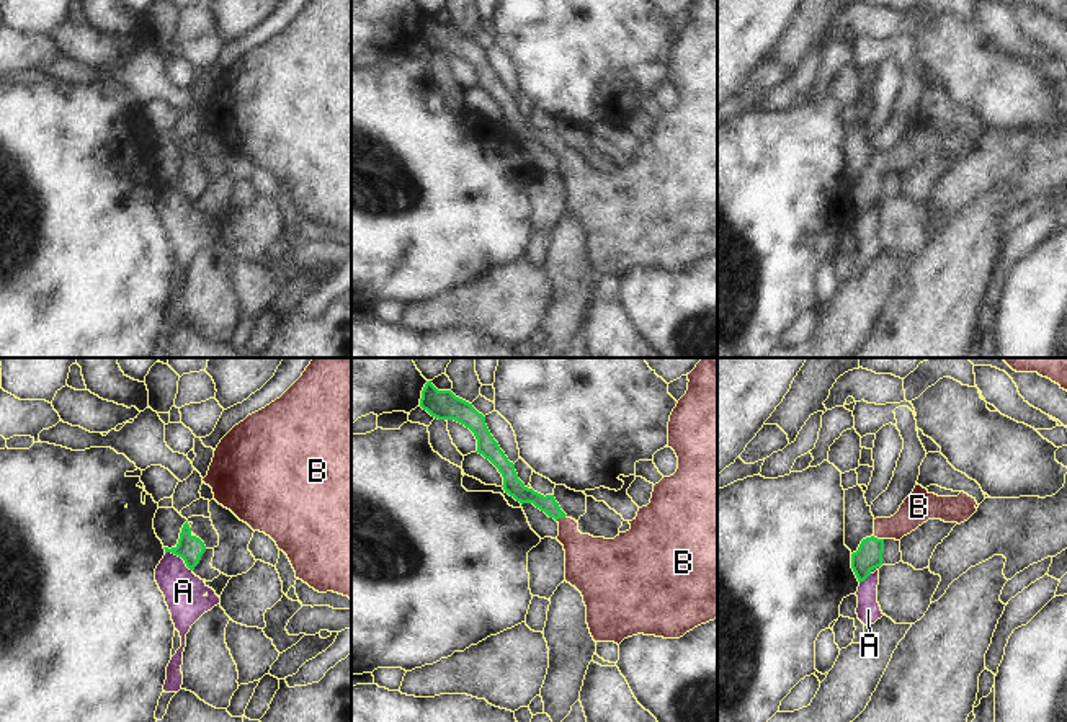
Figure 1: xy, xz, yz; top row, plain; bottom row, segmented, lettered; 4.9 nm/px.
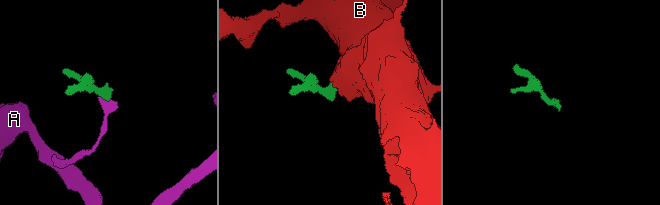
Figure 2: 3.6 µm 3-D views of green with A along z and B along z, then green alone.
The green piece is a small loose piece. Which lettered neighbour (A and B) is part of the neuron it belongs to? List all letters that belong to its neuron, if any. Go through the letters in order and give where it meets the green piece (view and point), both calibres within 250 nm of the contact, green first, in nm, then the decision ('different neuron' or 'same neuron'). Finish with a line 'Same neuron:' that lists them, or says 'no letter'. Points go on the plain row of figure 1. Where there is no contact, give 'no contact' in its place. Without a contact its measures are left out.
A: xy (180, 190) | 130/200 nm | different neuron
B: yz (876, 172) | 130/160 nm | same neuron
Same neuron: B

